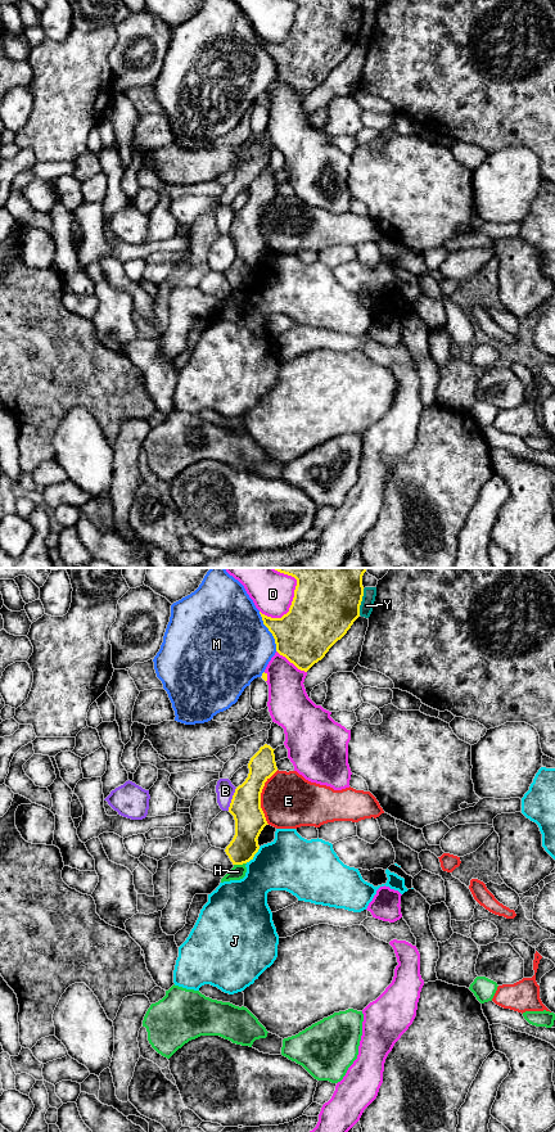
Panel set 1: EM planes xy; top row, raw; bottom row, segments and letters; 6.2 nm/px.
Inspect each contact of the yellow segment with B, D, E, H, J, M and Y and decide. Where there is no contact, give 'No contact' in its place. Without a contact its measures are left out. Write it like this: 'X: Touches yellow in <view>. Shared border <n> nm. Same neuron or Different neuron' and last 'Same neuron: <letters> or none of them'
B: Touches yellow in xy. Shared border 160 nm. Different neuron
D: Touches yellow in xy. Shared border 320 nm. Different neuron
E: Touches yellow in xy. Shared border 360 nm. Different neuron
H: Touches yellow in xy. Shared border 80 nm. Different neuron
J: Touches yellow in xy. Shared border 140 nm. Different neuron
M: Touches yellow in xy. Shared border 280 nm. Different neuron
Y: Touches yellow in xy. Shared border 170 nm. Different neuron
Same neuron: none of them

